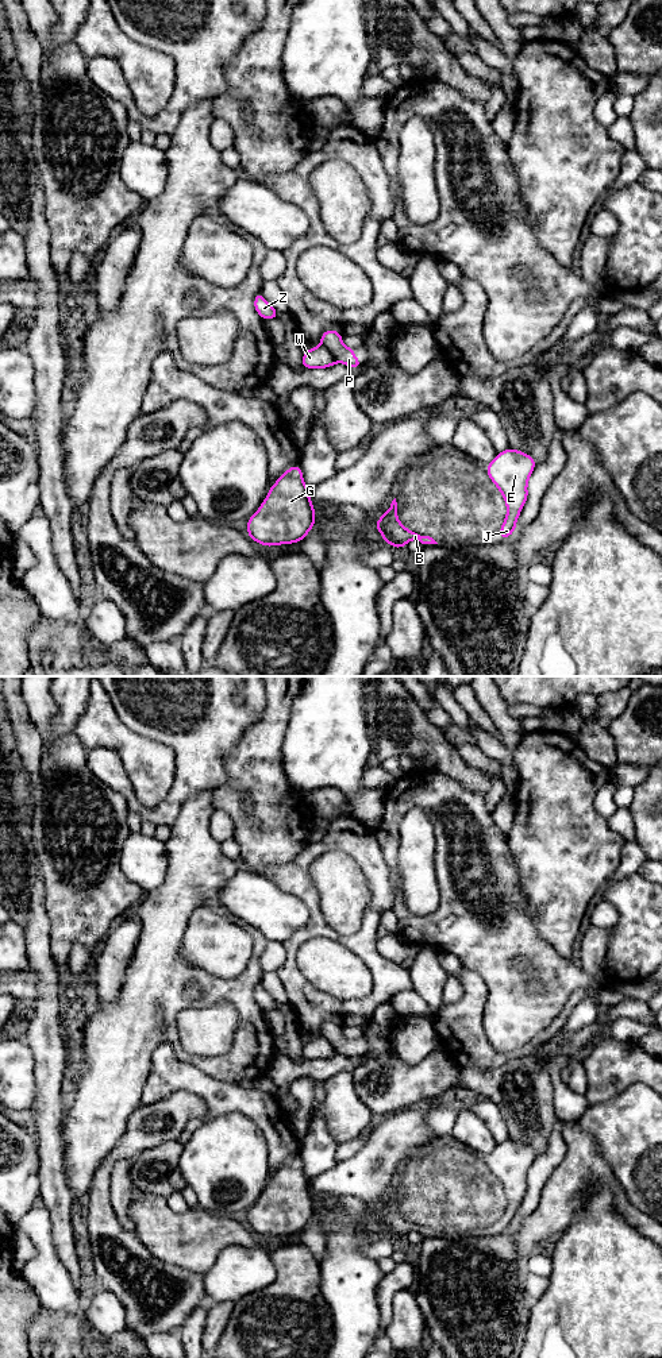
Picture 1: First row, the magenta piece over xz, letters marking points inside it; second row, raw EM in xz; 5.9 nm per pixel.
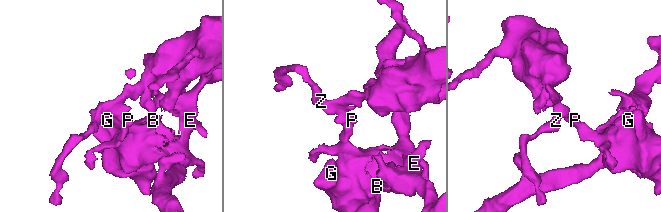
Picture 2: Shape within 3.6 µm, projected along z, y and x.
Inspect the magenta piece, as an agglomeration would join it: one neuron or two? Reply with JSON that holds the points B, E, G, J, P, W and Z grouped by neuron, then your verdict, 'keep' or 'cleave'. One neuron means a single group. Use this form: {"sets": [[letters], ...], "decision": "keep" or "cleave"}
{"sets": [["B", "E", "G", "J", "W"], ["P", "Z"]], "decision": "cleave"}

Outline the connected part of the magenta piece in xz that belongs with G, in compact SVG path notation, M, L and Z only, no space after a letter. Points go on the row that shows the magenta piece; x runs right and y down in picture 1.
M300 464L270 486L259 509L247 520L247 535L265 547L300 543L315 526L315 508Z

